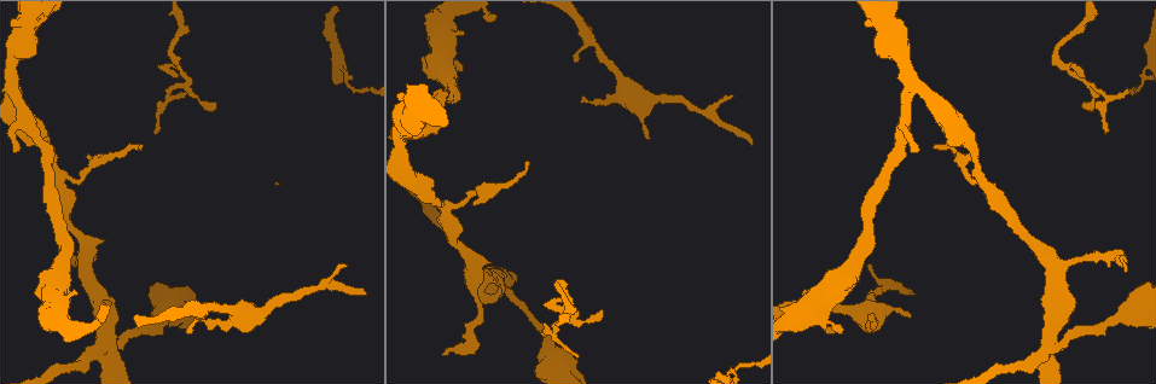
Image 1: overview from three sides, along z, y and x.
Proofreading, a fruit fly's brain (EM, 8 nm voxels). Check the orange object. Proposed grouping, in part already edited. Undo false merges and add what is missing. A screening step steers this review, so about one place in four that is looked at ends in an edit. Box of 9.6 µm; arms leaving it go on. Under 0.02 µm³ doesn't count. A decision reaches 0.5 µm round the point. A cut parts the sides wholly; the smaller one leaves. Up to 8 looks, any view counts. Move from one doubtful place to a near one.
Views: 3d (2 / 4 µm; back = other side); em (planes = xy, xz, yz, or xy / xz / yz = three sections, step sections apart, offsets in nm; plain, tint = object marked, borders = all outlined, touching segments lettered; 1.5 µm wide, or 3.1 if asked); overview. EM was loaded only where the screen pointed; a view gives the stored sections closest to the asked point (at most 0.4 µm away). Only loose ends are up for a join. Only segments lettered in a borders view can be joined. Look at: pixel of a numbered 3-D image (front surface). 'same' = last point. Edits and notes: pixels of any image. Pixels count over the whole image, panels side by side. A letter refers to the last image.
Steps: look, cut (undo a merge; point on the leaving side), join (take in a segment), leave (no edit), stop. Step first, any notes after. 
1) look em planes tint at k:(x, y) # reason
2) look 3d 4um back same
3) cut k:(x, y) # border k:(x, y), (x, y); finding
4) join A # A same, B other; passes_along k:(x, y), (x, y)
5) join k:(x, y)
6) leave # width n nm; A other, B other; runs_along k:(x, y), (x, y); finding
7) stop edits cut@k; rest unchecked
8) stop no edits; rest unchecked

look 3d 4um at 1:(238, 312) # branch point

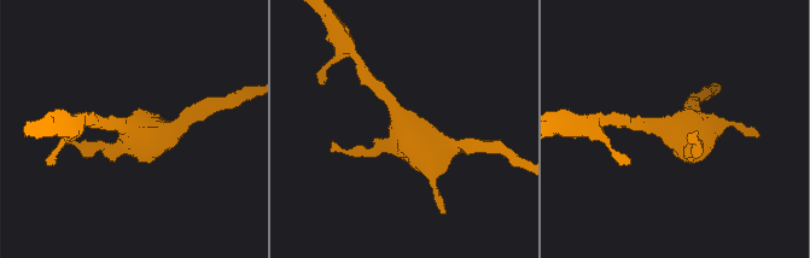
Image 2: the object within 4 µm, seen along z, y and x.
look em planes borders at 2:(402, 127)

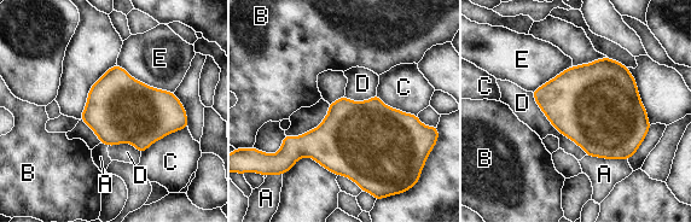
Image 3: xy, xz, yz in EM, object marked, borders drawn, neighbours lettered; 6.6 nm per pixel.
leave # A other, B other, C other, D other, E other; border 3:(530, 92), (546, 118), (586, 155); all the same neuron

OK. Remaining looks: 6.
look 3d 2um at 1:(365, 293) # free end

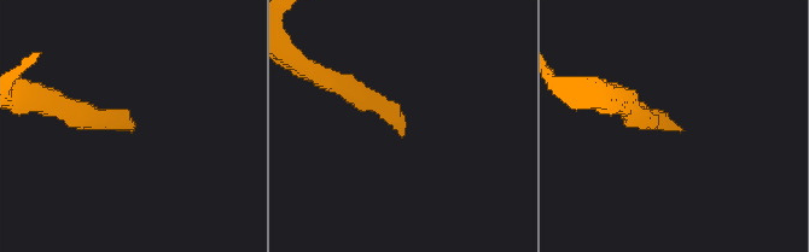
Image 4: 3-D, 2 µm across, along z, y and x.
look em xz step 4 tint at 4:(401, 131) # shape alone is not enough

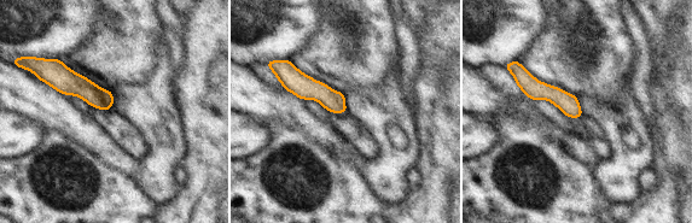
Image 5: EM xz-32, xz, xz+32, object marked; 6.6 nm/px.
look em planes borders same # cut it another way

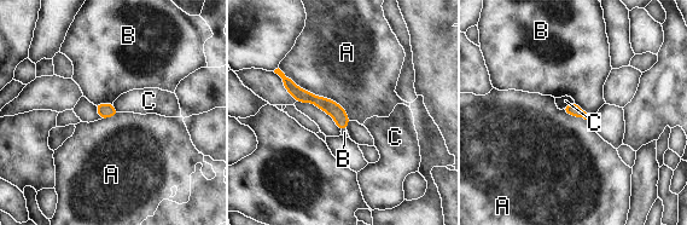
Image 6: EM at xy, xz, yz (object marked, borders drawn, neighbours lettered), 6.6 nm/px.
leave # longest_contact A 600 nm; A other, B other, C other; runs_along 6:(286, 82), (326, 104), (344, 126); no lettered segment goes on from it

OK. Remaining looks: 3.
look em xy step 8 tint at 1:(349, 87) # sharp bend

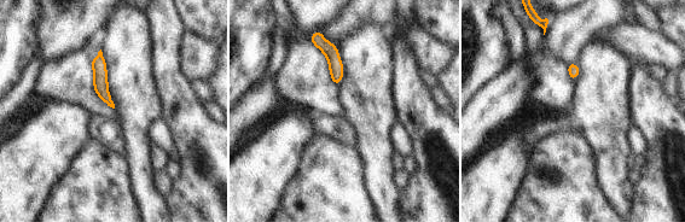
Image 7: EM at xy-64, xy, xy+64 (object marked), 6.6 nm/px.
look em planes borders same

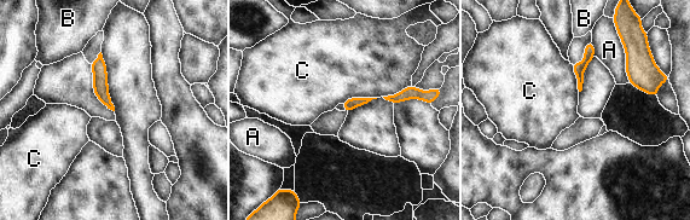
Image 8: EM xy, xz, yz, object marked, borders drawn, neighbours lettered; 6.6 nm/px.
leave # A other, B other, C other; runs_along 8:(99, 59), (99, 84), (109, 104); continuous, no second neuron

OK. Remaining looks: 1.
stop no edits; rest unchecked

